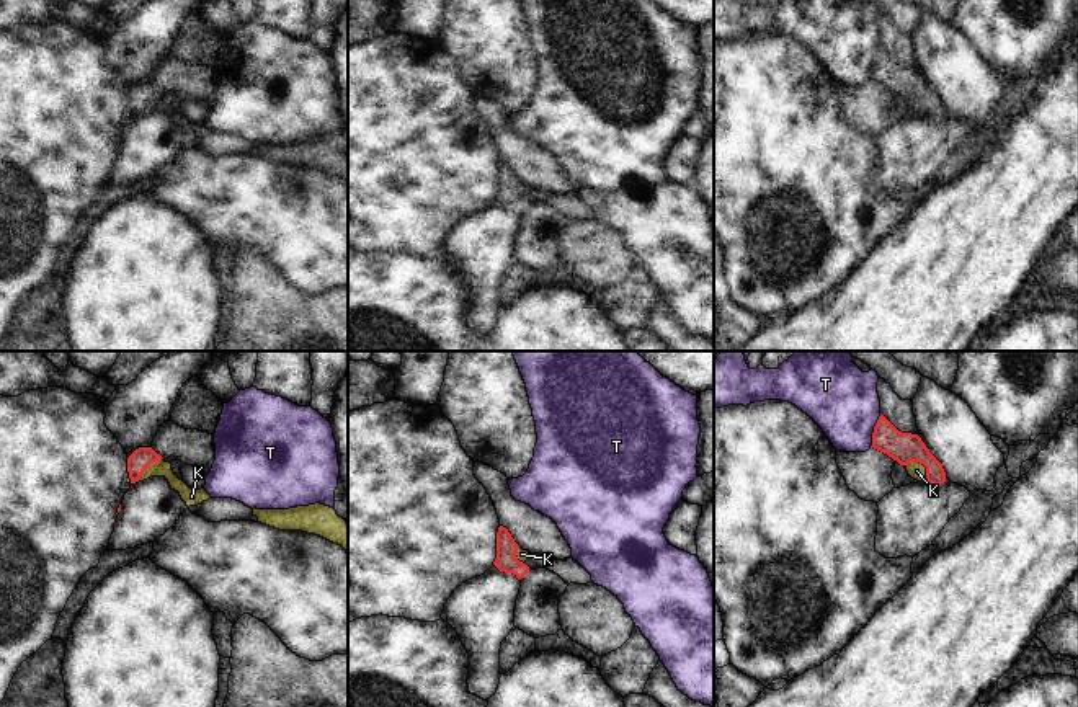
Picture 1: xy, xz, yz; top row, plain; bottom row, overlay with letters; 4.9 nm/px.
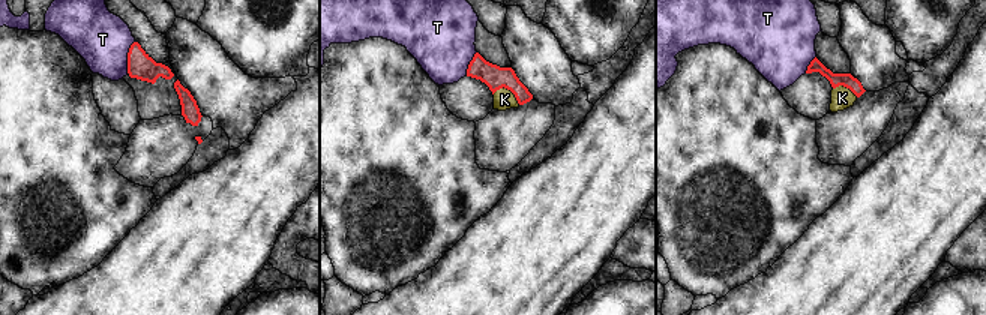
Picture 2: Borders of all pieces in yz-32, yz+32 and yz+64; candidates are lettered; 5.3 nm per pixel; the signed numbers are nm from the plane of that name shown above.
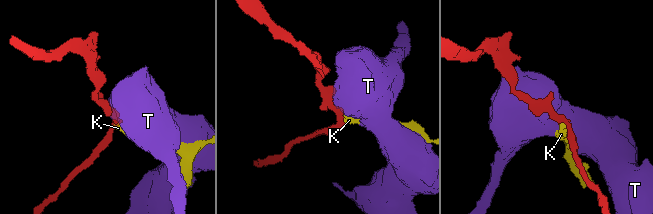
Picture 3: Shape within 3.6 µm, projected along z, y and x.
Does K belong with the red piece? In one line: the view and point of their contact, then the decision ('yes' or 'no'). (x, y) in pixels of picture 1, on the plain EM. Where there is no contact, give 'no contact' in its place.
yz (922, 97) | yes

